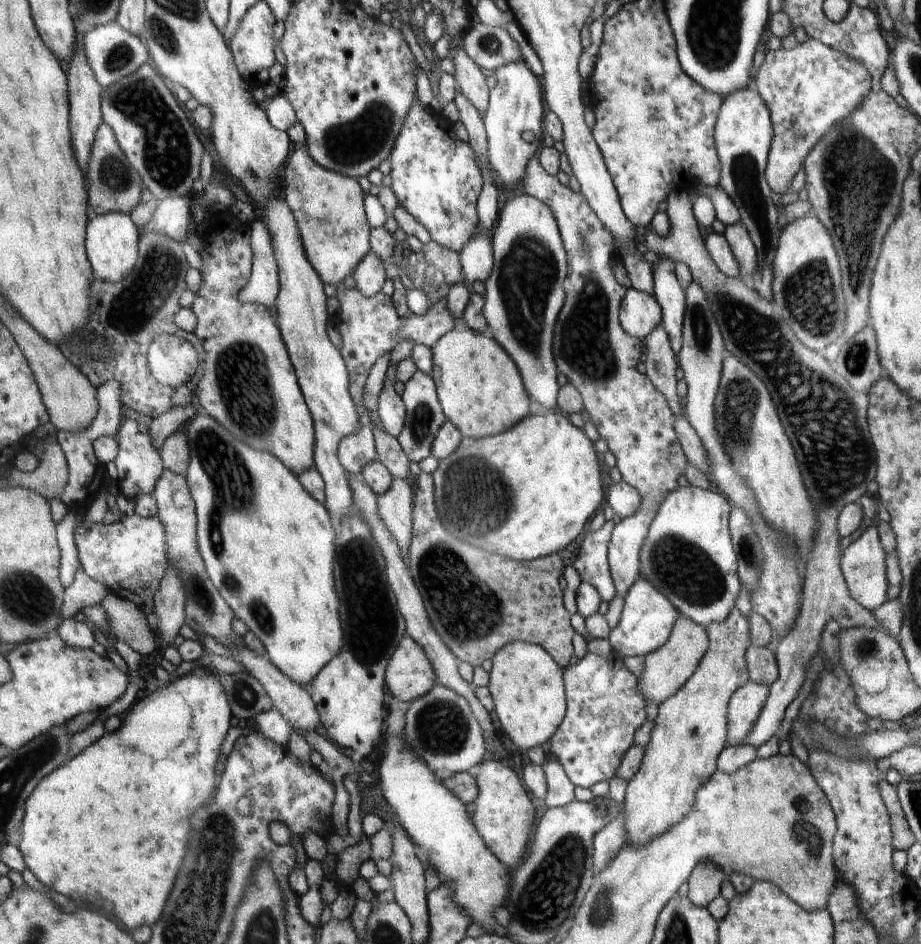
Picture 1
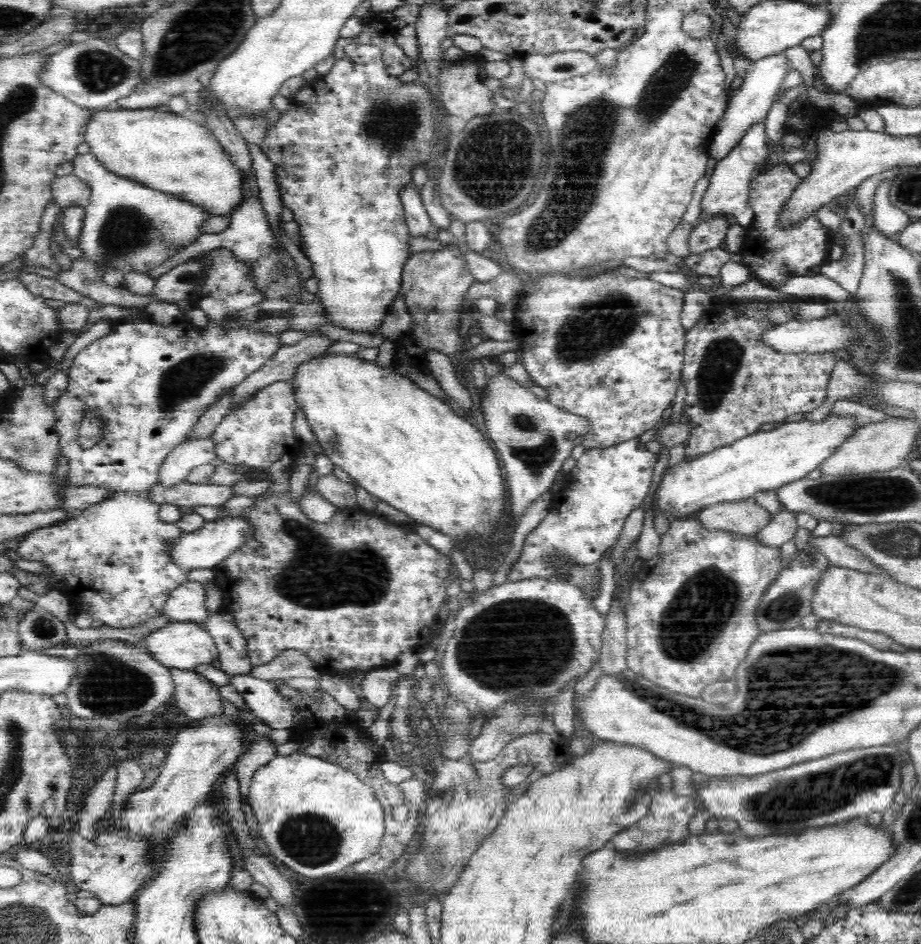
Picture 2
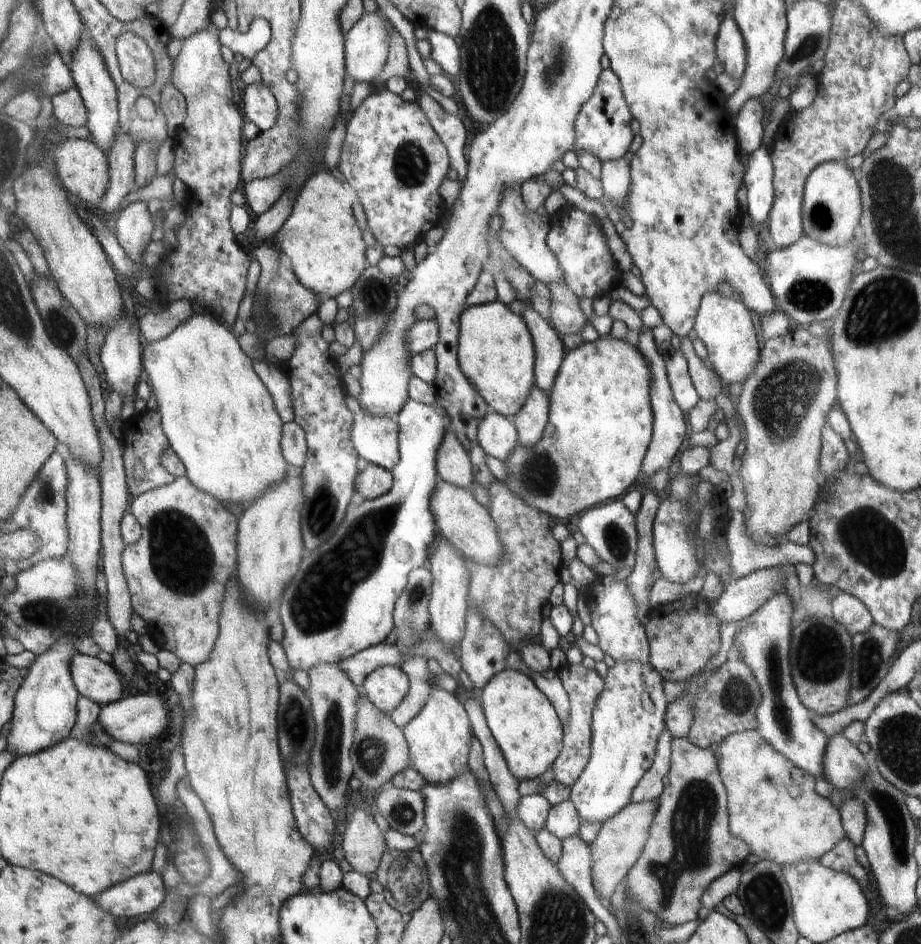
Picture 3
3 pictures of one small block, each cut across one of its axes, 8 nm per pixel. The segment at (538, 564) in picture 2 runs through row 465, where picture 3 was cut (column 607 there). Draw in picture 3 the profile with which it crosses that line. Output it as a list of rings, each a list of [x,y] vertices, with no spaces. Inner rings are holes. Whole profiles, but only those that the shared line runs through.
[[[596,574],[591,585],[584,588],[588,599],[591,625],[598,635],[598,645],[606,655],[610,655],[616,662],[638,661],[649,663],[650,647],[645,627],[640,626],[636,618],[636,600],[630,592],[627,579],[619,579],[616,574]]]

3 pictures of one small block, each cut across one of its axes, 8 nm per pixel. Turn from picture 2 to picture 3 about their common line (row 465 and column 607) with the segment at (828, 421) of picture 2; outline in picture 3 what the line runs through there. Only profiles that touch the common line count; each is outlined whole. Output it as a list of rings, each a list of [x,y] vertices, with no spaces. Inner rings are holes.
[[[638,661],[616,662],[608,668],[607,688],[600,706],[596,706],[596,722],[591,722],[591,730],[596,730],[596,742],[591,742],[591,760],[582,776],[570,787],[570,800],[576,806],[584,822],[607,822],[615,817],[630,802],[630,794],[656,758],[656,745],[666,726],[667,709],[670,706],[664,696],[664,678],[650,664]]]

